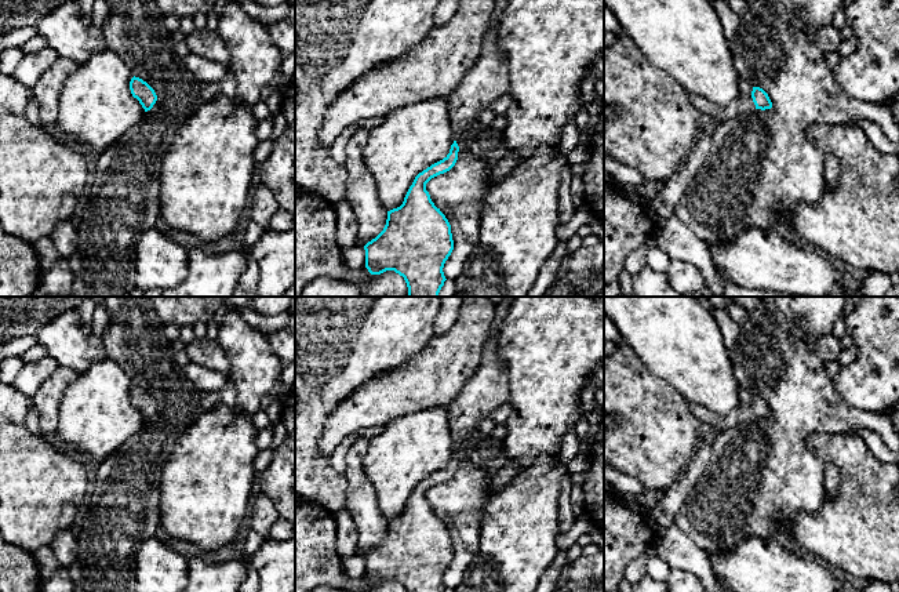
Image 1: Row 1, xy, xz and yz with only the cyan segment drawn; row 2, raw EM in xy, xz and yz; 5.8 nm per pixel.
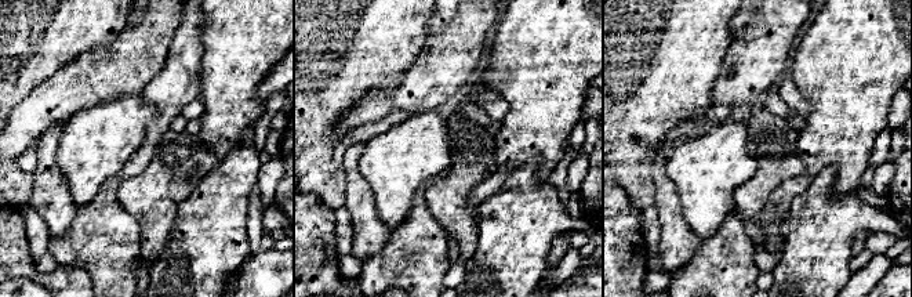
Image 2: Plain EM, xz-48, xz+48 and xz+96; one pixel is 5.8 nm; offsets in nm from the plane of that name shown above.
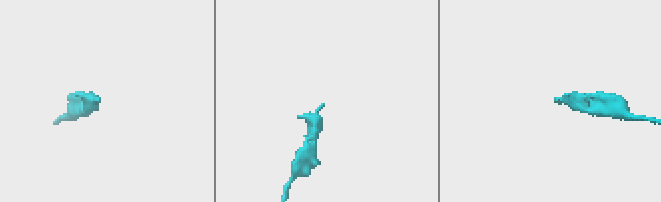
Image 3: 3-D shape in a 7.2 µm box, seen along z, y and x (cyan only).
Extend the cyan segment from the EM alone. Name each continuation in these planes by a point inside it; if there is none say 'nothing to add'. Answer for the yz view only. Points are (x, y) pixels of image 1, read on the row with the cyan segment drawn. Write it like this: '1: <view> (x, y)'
1: yz (743, 105)

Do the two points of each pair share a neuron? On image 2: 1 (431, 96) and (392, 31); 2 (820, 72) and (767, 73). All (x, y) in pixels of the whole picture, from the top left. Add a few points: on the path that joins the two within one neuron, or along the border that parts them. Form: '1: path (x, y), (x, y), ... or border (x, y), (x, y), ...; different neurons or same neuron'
1: border (427, 35), (427, 40), (415, 60), (392, 90); different neurons
2: border (796, 43), (789, 60); different neurons

